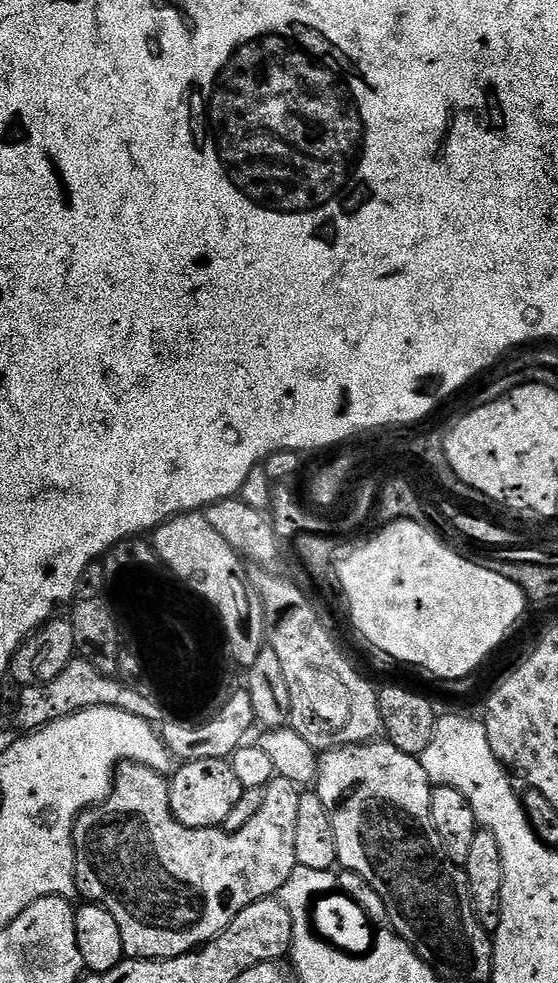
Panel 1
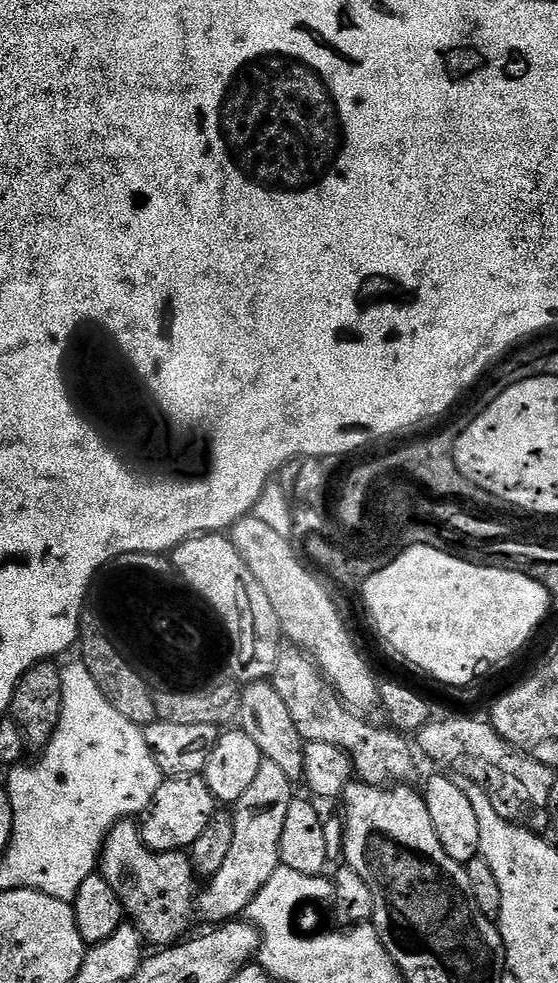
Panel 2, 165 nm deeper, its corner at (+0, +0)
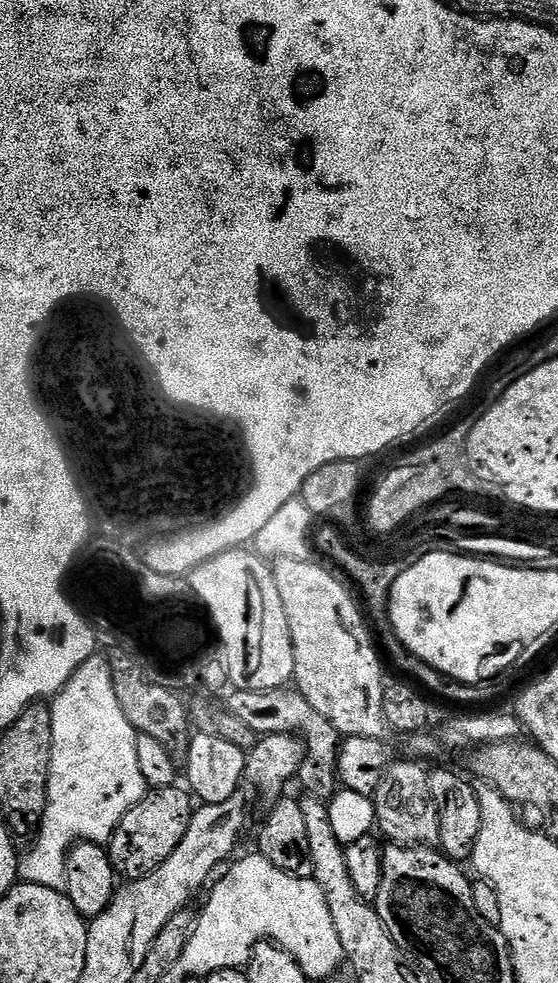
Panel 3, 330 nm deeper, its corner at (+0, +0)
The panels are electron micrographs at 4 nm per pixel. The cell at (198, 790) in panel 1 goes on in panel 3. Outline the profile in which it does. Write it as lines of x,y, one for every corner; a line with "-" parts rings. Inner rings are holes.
183,787
153,788
147,796
138,802
118,822
111,840
106,845
106,851
117,877
125,881
146,878
152,871
158,870
170,854
174,853
190,826
194,811
194,800

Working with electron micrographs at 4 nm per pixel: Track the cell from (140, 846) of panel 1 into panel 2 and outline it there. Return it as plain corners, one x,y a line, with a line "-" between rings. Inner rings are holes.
265,759
262,766
258,766
258,775
250,785
246,802
241,803
234,812
236,847
233,852
226,854
226,862
222,862
222,870
218,870
218,874
211,876
205,883
208,885
201,890
197,900
198,877
191,859
184,852
152,852
146,846
135,819
121,820
119,824
112,827
112,831
104,840
104,849
100,852
98,872
106,878
106,882
110,882
114,894
124,908
125,917
135,925
149,945
152,943
160,944
156,946
171,946
181,943
189,935
188,927
192,924
192,915
195,914
196,908
200,911
201,918
209,920
209,925
212,926
231,922
247,913
250,902
258,894
258,890
262,890
262,886
266,886
266,882
270,882
272,875
282,866
280,862
282,826
286,822
286,810
290,810
290,802
294,799
292,788
294,788
294,781
286,778
286,773
275,762

